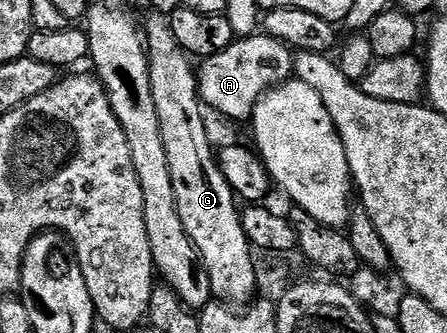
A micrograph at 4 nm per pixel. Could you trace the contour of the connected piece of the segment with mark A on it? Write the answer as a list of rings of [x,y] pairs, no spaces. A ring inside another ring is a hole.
[[[265,34],[235,39],[228,50],[212,54],[201,61],[197,69],[198,94],[207,109],[215,108],[230,120],[249,121],[258,99],[272,88],[286,83],[294,76],[294,57],[291,49]]]

